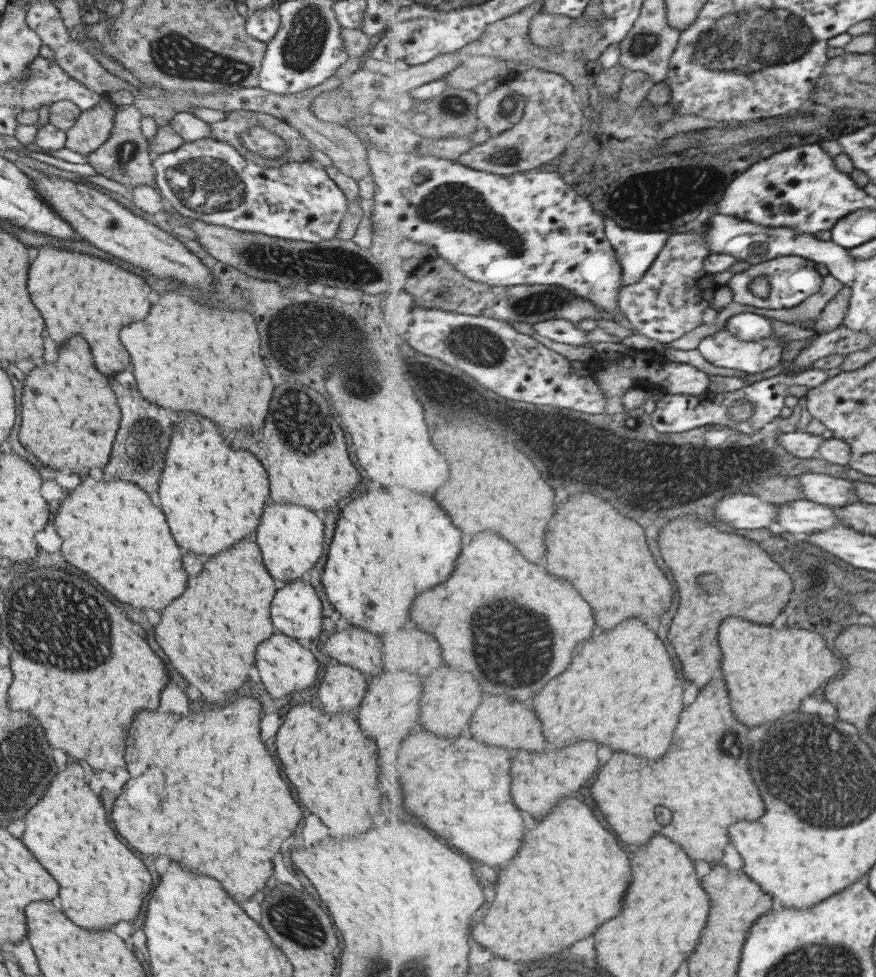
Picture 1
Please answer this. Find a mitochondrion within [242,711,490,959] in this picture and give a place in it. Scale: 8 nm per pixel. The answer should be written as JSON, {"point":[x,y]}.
{"point":[292,919]}

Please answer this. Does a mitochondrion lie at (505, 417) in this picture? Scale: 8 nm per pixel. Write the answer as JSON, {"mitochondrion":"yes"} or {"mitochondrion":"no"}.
{"mitochondrion":"no"}

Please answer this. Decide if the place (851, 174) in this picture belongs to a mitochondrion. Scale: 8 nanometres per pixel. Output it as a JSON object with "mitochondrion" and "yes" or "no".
{"mitochondrion":"no"}

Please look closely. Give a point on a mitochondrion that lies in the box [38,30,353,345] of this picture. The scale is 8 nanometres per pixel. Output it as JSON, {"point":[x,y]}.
{"point":[206,185]}

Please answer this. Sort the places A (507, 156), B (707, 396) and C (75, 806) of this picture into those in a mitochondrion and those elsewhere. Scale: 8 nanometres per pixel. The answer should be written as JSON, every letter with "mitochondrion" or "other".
{"A":"mitochondrion","B":"other","C":"other"}

